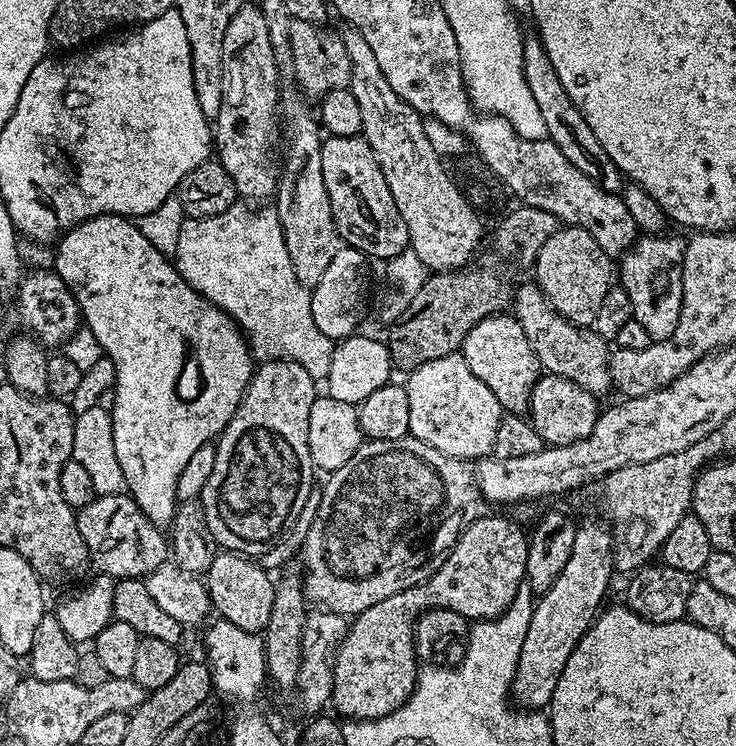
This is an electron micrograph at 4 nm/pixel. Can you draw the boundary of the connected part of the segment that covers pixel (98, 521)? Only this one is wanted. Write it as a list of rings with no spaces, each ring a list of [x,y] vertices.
[[[127,494],[97,496],[76,512],[76,521],[78,534],[82,534],[82,542],[86,542],[91,567],[97,573],[113,578],[143,578],[169,559],[170,544],[165,533],[142,514]]]

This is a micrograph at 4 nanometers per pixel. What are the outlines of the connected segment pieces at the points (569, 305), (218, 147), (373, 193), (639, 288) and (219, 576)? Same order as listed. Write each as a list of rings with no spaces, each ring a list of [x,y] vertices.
[[[562,226],[554,235],[546,238],[546,246],[534,253],[534,259],[534,283],[548,299],[548,305],[579,328],[595,325],[598,306],[602,306],[602,298],[606,298],[608,291],[614,287],[613,257],[608,256],[586,230]]]
[[[245,3],[244,7],[239,8],[230,18],[230,26],[226,26],[226,34],[222,38],[222,106],[218,114],[214,117],[214,152],[220,164],[230,174],[230,178],[236,187],[237,197],[243,198],[248,202],[268,202],[275,197],[278,183],[278,164],[272,161],[272,147],[276,144],[276,122],[278,126],[278,109],[280,105],[280,82],[278,66],[275,65],[274,51],[270,44],[270,33],[267,30],[266,19],[263,18],[262,10],[255,3]]]
[[[363,135],[328,136],[321,146],[321,154],[322,177],[341,241],[373,261],[387,262],[409,251],[406,222],[402,222],[402,214],[394,206],[394,194],[386,186],[382,166],[378,166],[370,142]]]
[[[661,234],[641,235],[636,243],[619,257],[618,284],[630,294],[632,319],[642,322],[646,334],[655,342],[670,338],[682,314],[682,266],[684,265],[683,239]]]
[[[217,551],[210,570],[206,573],[208,596],[212,600],[215,615],[219,619],[239,626],[247,632],[263,633],[270,622],[270,610],[274,610],[276,585],[269,569],[263,563],[249,558],[239,552]]]

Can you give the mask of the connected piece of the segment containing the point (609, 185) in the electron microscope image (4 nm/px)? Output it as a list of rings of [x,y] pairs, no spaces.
[[[535,34],[525,35],[522,46],[522,66],[526,74],[526,86],[530,86],[534,103],[538,105],[542,118],[546,118],[544,128],[548,132],[548,139],[554,142],[554,146],[558,146],[558,150],[562,150],[562,154],[566,154],[566,162],[570,162],[570,166],[578,166],[578,170],[582,170],[582,174],[586,174],[590,182],[602,186],[604,192],[619,193],[626,183],[624,173],[618,170],[618,166],[614,166],[610,154],[602,150],[602,142],[594,138],[594,130],[586,126],[586,118],[582,118],[570,94],[566,94],[561,80],[558,79],[555,66],[550,63],[550,58],[546,58],[546,50],[542,46],[540,37]]]

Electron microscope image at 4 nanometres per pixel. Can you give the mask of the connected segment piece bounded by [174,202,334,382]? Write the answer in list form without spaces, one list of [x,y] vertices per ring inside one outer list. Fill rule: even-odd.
[[[237,202],[222,214],[201,220],[185,219],[178,234],[174,263],[191,291],[202,294],[218,305],[244,333],[248,347],[257,361],[289,360],[298,362],[317,382],[327,381],[333,351],[333,341],[318,330],[311,313],[311,291],[298,280],[291,265],[282,222],[272,206],[249,206]]]

